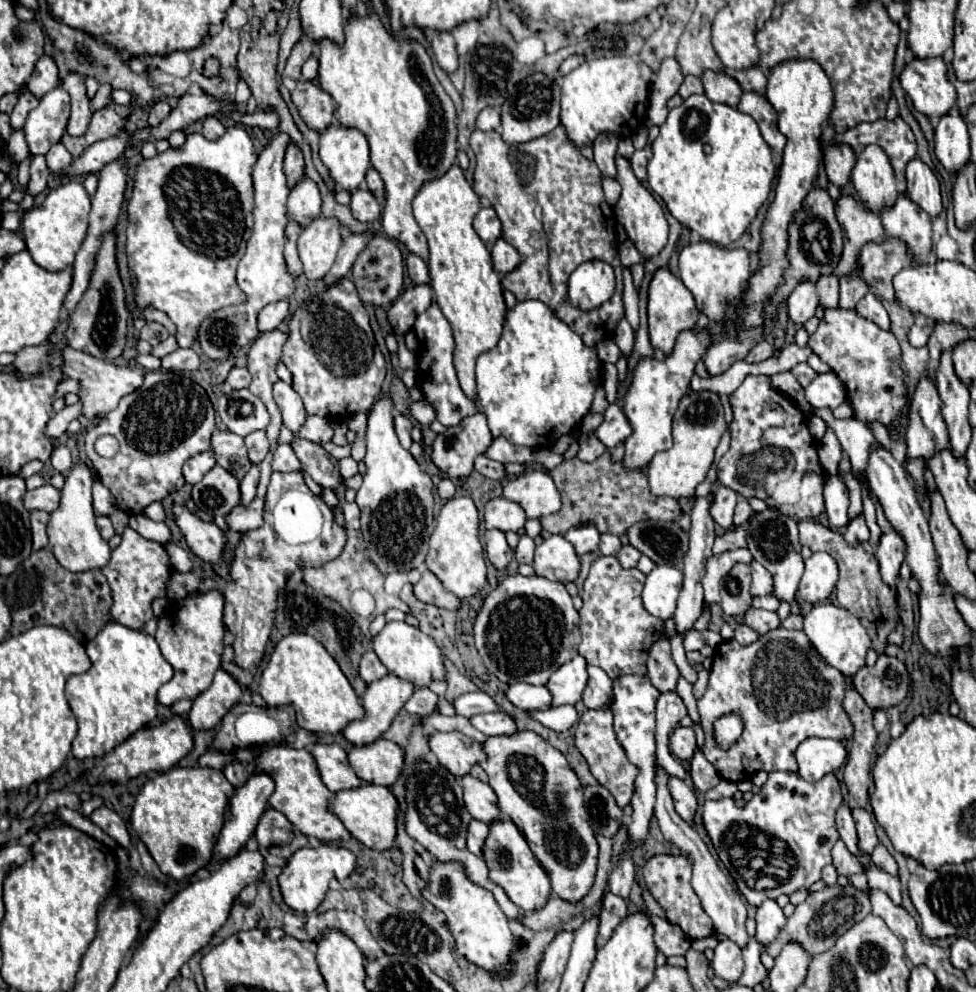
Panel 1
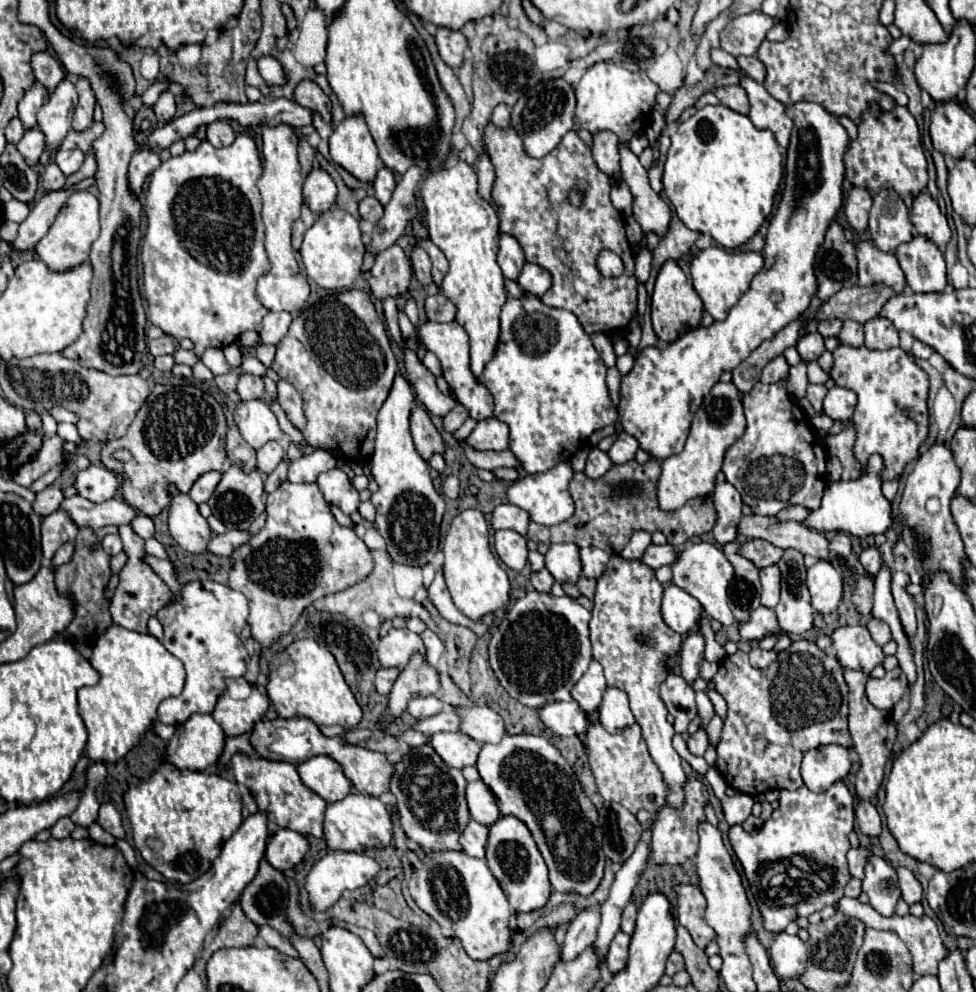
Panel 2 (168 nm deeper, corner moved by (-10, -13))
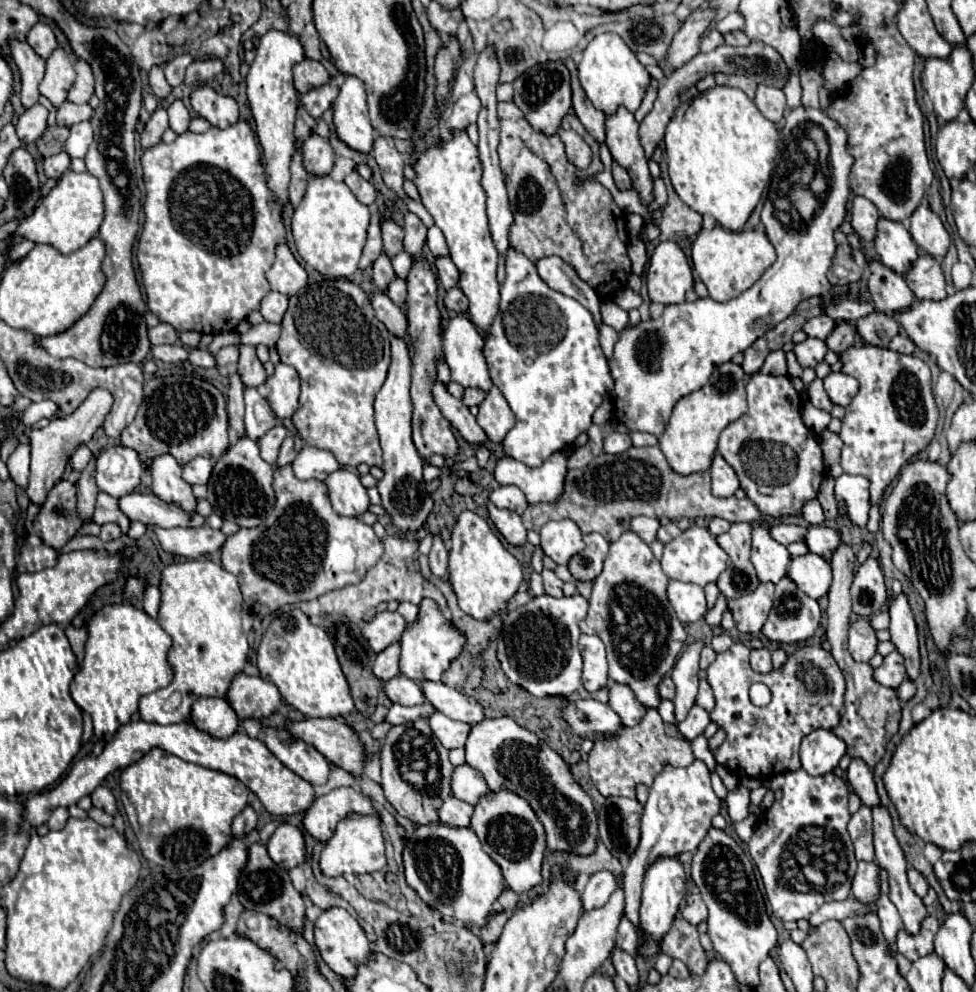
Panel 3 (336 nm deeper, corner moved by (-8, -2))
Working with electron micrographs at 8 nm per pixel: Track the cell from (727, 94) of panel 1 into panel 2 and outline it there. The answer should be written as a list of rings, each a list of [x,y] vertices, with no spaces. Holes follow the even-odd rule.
[[[733,85],[733,87],[717,87],[713,93],[717,95],[717,99],[723,105],[731,107],[733,111],[739,111],[743,115],[749,113],[749,99],[747,99],[747,93],[745,93],[743,87],[739,87],[739,85]]]

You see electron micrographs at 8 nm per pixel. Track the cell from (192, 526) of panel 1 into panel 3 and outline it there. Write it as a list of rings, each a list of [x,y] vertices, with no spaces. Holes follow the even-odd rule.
[[[157,456],[151,464],[151,490],[163,502],[179,504],[189,516],[195,514],[197,500],[191,492],[191,486],[181,478],[181,466],[173,456]]]

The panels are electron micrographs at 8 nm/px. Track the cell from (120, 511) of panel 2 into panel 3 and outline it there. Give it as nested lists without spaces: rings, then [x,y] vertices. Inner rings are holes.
[[[129,492],[121,496],[117,502],[119,502],[119,510],[131,522],[139,520],[143,524],[161,526],[161,528],[175,528],[175,526],[199,528],[205,524],[203,516],[195,514],[189,518],[187,512],[183,512],[179,506],[167,504],[159,500],[155,494],[147,494],[147,492]]]

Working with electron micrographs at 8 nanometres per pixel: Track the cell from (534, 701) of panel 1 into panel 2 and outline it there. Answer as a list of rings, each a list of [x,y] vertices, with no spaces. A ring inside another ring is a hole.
[[[577,701],[547,703],[543,709],[539,709],[539,715],[555,735],[563,737],[583,735],[593,725],[591,717],[585,711],[581,711]]]

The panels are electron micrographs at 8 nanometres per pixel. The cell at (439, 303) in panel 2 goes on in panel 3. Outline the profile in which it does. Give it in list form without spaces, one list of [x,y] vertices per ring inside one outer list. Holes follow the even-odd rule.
[[[455,286],[455,288],[449,288],[449,290],[445,292],[443,304],[445,304],[449,310],[455,310],[457,314],[465,314],[467,308],[469,308],[465,294],[463,294],[461,288],[457,288],[457,286]]]

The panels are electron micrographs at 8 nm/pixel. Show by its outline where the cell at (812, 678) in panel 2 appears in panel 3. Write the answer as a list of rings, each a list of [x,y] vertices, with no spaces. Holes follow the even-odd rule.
[[[735,642],[729,650],[717,654],[717,660],[707,668],[707,682],[717,702],[711,720],[727,732],[725,742],[715,752],[715,760],[739,778],[769,780],[779,772],[799,770],[801,738],[815,728],[833,730],[843,714],[843,674],[835,658],[819,646],[801,644],[779,670],[773,668],[767,674],[759,674],[749,666],[747,646]],[[753,682],[763,682],[773,692],[771,702],[763,708],[757,708],[749,700],[749,686]]]

